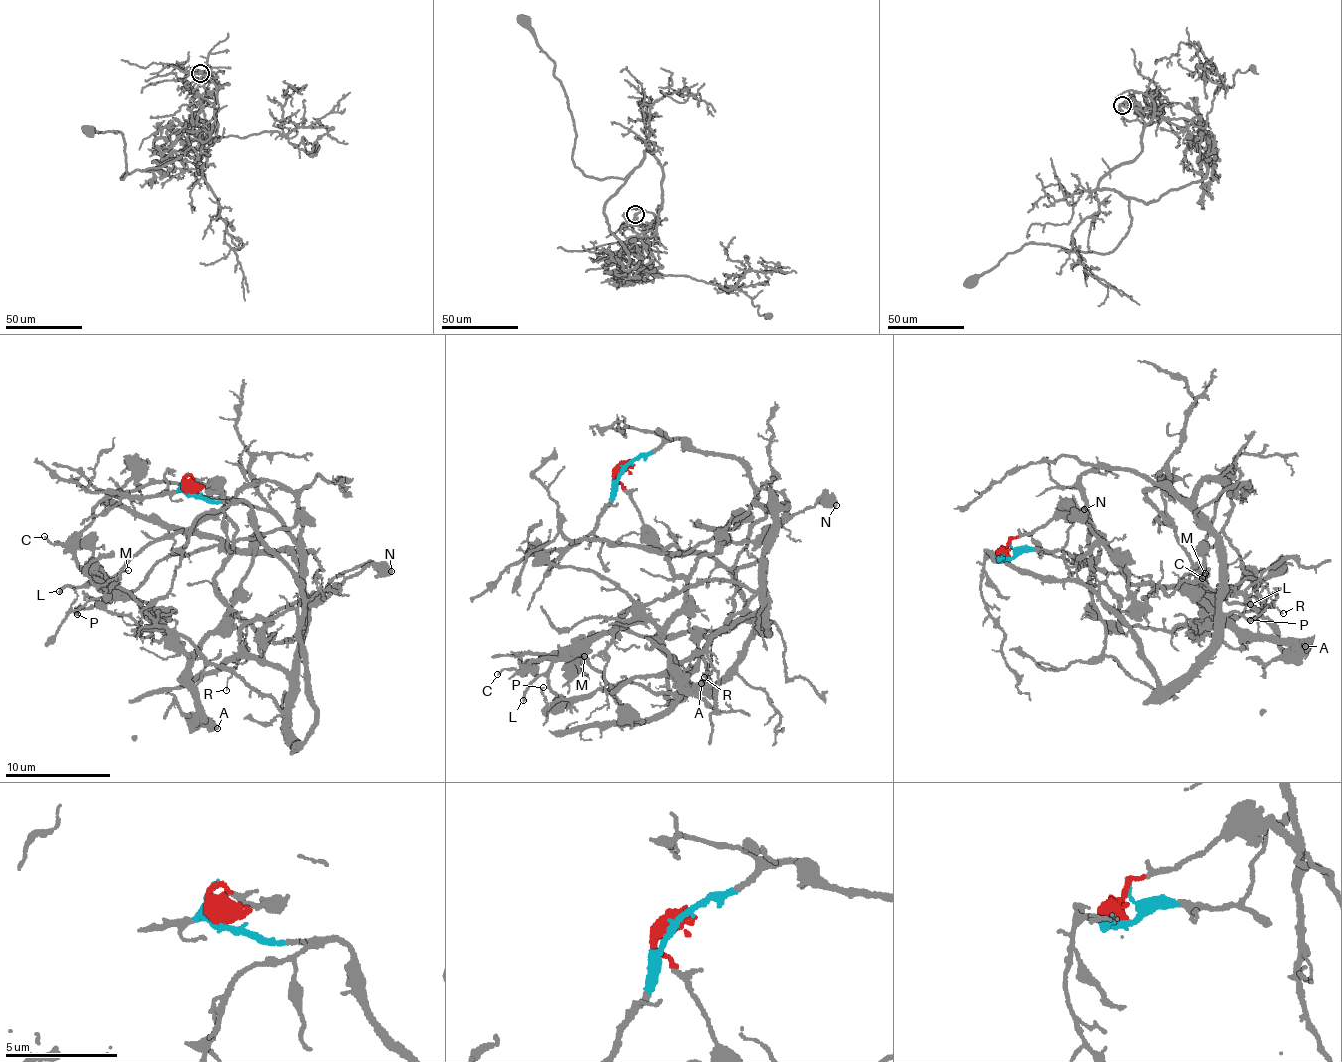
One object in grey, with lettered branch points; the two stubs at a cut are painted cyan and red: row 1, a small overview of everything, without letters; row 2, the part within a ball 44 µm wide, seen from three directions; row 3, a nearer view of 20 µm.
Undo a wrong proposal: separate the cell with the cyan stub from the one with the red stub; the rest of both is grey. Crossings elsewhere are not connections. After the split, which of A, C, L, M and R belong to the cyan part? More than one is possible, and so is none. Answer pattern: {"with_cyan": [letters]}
{"with_cyan": ["R"]}

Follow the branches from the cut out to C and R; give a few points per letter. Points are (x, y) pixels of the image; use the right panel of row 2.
C: (1005, 558), (1011, 538), (1076, 514), (1130, 583), (1193, 588), (1217, 622), (1200, 603), (1208, 597), (1201, 577)
R: (1005, 558), (987, 551), (1046, 578), (1081, 583), (1168, 686), (1212, 641), (1218, 598), (1264, 582), (1283, 613)

